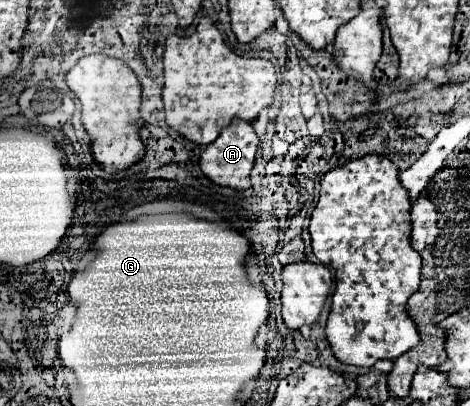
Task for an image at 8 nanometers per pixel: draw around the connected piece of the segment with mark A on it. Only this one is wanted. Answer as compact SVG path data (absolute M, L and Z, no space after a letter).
M233 119L229 127L225 127L221 131L221 135L209 143L199 159L201 171L215 183L223 185L223 187L233 187L233 189L249 189L251 185L251 167L253 167L253 159L255 159L255 151L259 145L259 135L255 133L253 125L249 121L243 119Z

